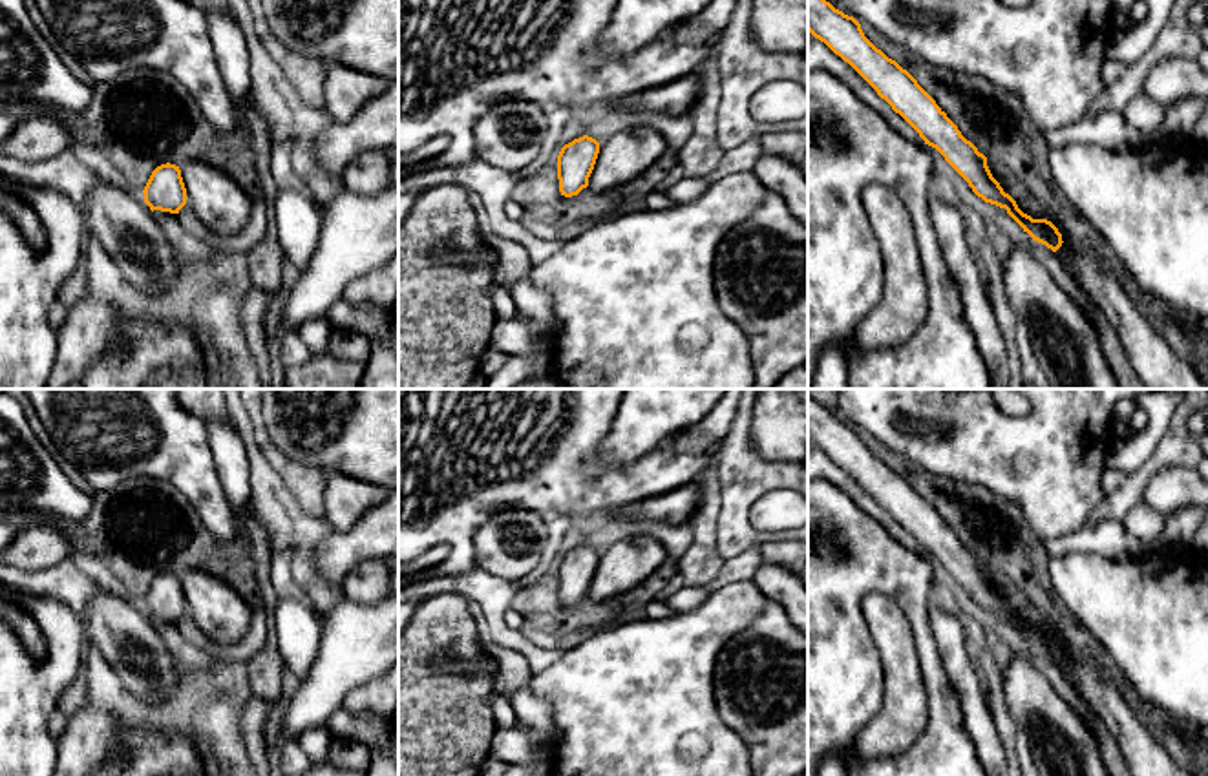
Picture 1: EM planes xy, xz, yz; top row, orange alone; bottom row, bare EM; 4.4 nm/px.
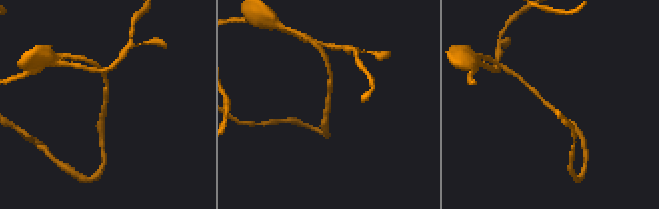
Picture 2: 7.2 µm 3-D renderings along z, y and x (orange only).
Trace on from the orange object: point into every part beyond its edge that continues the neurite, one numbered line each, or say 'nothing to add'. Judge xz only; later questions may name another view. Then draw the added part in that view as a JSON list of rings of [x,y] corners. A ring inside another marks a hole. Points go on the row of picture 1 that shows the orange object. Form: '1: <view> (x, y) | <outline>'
1: xz (627, 154) | [[[649,126],[618,131],[599,144],[588,188],[592,192],[618,188],[651,168],[665,150],[665,139]]]

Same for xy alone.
1: xy (220, 203) | [[[188,161],[179,170],[186,204],[207,228],[234,236],[247,226],[252,197],[228,173],[201,161]]]

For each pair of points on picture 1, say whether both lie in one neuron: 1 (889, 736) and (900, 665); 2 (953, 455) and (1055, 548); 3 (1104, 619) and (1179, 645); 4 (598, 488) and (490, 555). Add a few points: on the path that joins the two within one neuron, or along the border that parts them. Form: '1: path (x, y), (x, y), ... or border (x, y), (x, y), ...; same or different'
1: path (900, 718), (900, 683); same
2: border (1086, 523), (1068, 534), (1044, 539); different
3: path (1123, 619), (1154, 619), (1161, 627); same
4: border (507, 508), (530, 508), (551, 519); different

